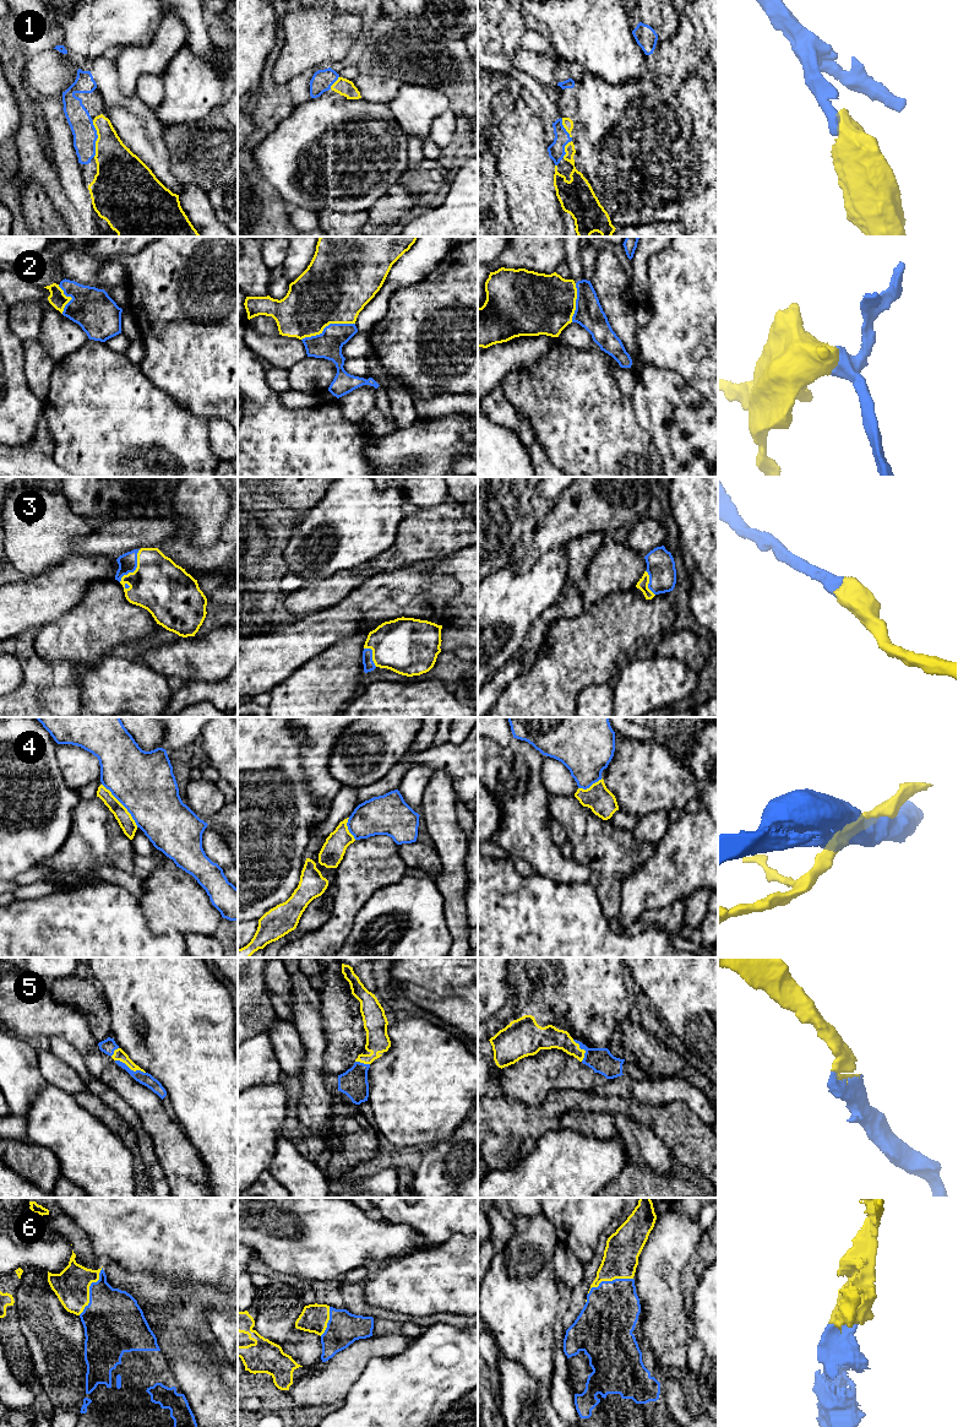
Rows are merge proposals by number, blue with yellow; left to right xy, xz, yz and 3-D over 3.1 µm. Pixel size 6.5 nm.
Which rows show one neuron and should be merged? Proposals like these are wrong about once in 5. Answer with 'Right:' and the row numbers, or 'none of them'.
Right: 1, 2, 3, 5, 6

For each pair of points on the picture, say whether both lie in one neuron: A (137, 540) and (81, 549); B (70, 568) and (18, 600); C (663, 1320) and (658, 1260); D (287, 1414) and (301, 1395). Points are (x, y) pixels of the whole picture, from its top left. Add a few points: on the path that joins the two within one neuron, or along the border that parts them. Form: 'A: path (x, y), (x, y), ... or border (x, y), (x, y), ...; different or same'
A: path (124, 540), (105, 540), (94, 544); same
B: path (58, 580), (38, 600), (31, 600); same
C: path (662, 1306), (658, 1275); same
D: border (287, 1390), (299, 1405), (322, 1405); different

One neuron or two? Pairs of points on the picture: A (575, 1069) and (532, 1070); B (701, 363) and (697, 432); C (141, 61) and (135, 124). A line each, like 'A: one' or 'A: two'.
A: one
B: two
C: two

